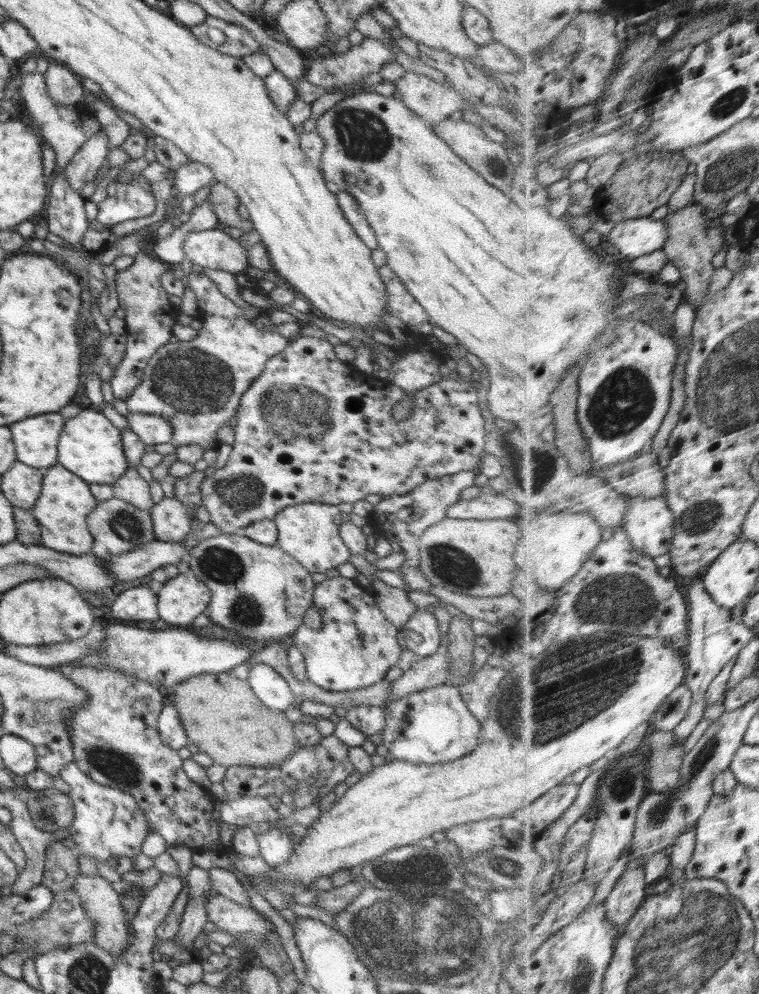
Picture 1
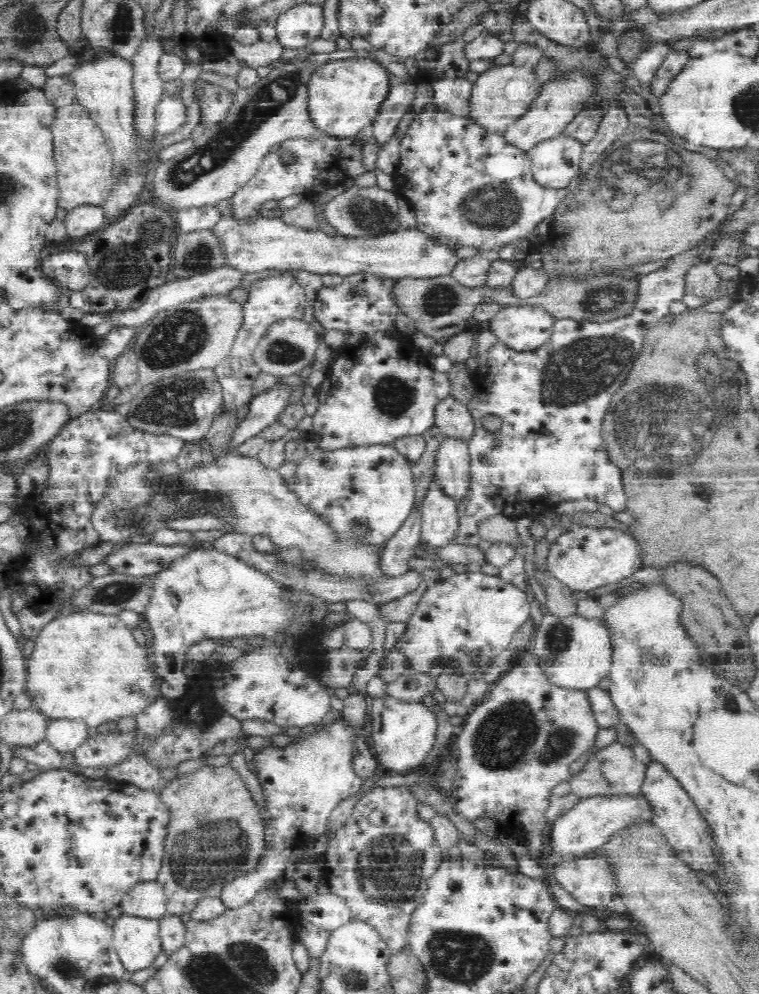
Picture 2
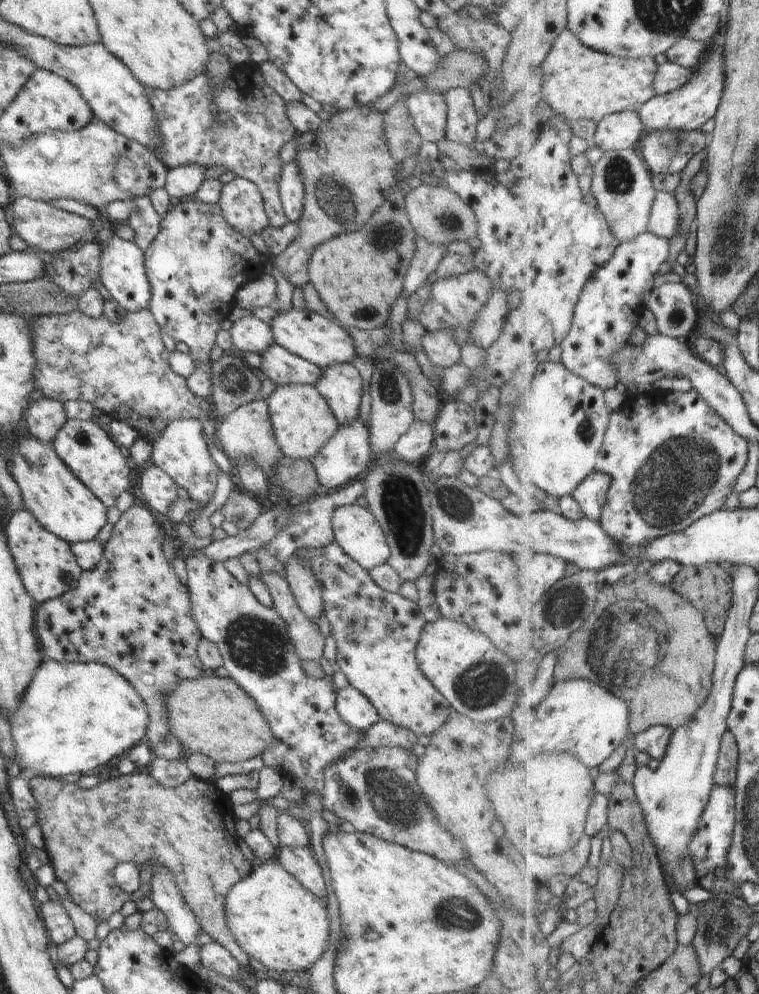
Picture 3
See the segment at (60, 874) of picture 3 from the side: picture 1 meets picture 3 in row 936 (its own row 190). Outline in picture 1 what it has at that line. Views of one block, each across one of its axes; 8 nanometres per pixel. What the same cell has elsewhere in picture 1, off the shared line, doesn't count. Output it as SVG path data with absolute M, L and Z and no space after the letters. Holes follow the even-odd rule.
M212 182L208 200L212 203L213 211L222 224L232 226L232 228L240 228L245 233L253 229L251 220L240 217L238 213L240 202L236 198L236 194L228 186L224 186L220 182Z

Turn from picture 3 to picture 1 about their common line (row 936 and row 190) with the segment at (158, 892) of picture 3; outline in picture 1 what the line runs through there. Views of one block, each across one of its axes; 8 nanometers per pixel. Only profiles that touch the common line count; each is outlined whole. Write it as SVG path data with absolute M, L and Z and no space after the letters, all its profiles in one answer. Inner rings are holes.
M192 161L180 166L172 174L174 195L178 198L194 195L198 190L215 180L211 168Z

